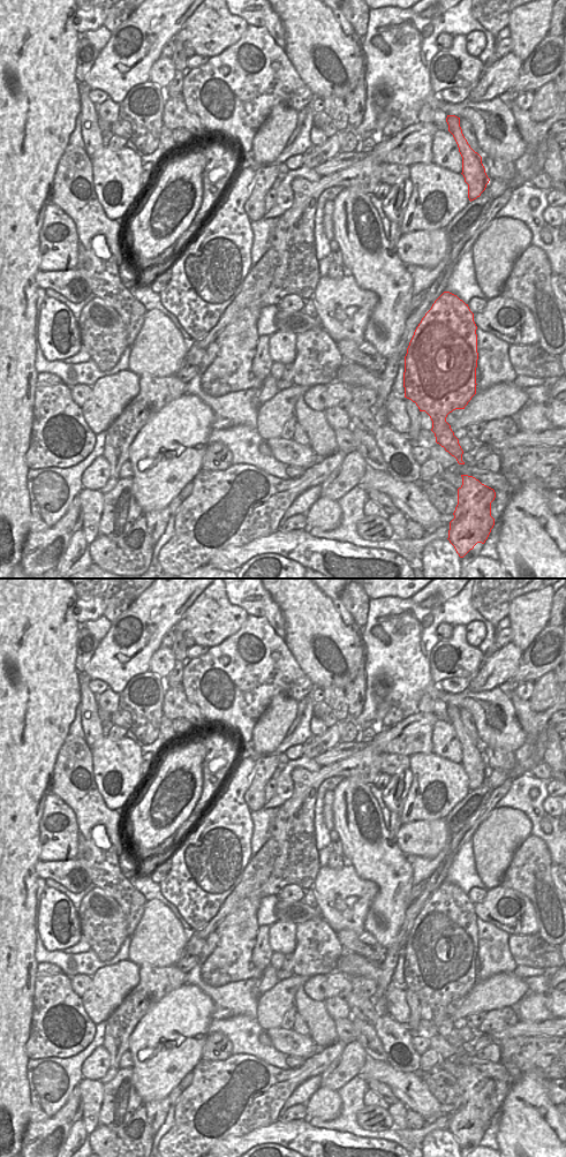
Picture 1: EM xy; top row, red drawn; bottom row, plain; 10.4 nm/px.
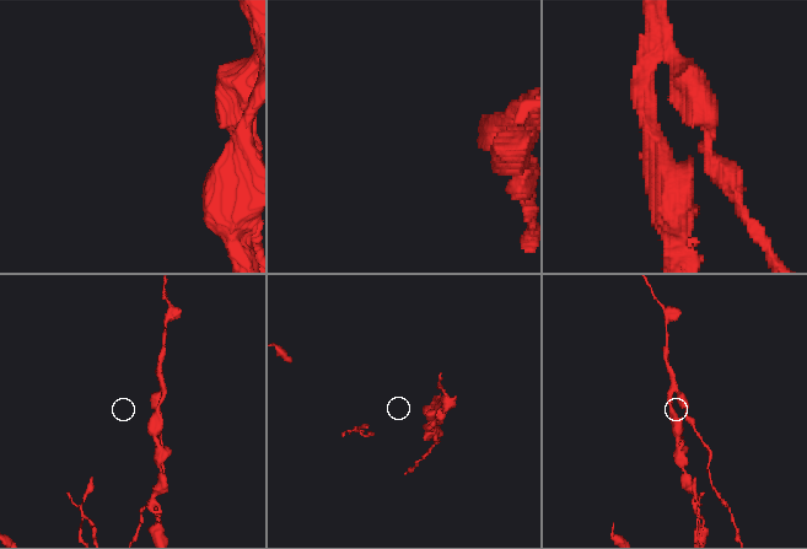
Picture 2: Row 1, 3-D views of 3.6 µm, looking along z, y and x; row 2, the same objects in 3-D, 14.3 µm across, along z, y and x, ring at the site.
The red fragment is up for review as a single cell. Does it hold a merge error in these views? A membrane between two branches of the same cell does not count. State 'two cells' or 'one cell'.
two cells

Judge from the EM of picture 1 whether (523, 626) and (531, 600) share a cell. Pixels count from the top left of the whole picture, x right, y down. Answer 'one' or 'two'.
one

